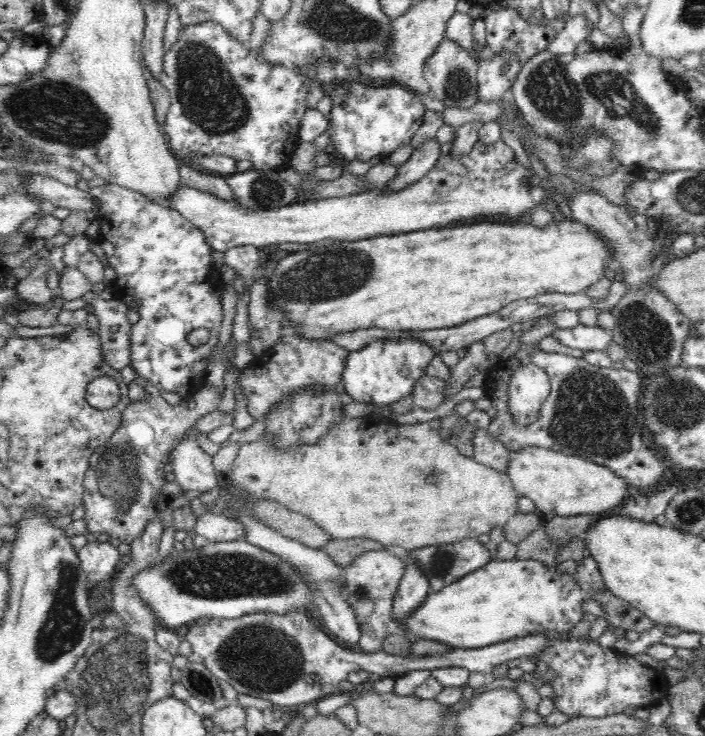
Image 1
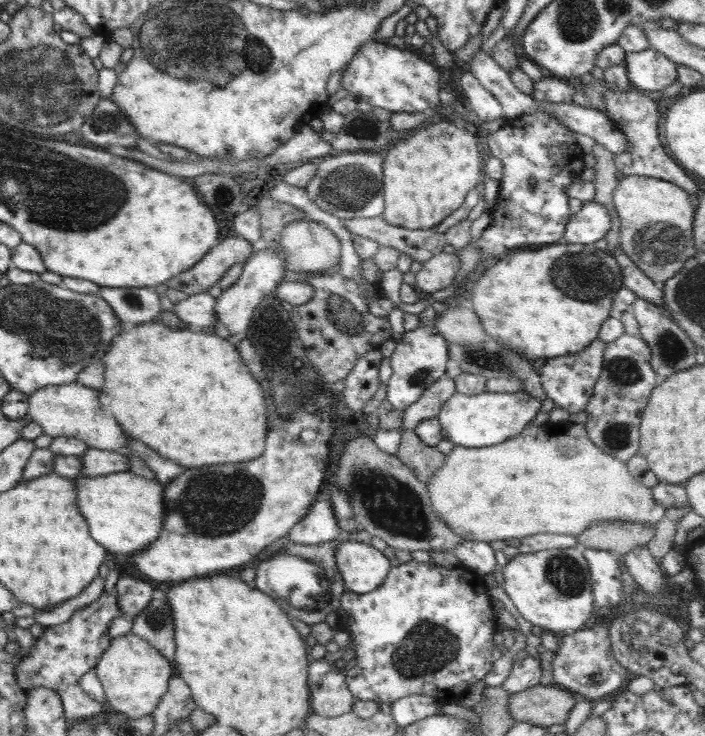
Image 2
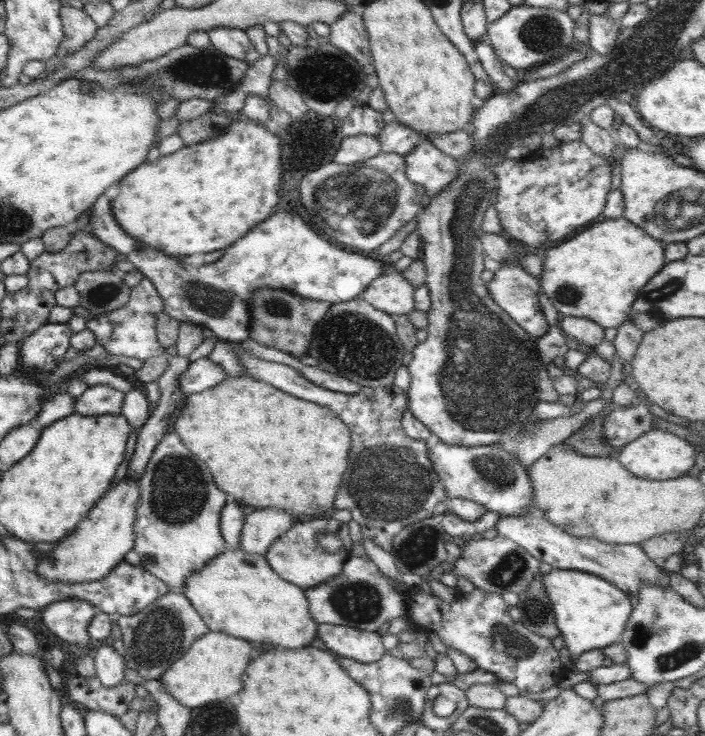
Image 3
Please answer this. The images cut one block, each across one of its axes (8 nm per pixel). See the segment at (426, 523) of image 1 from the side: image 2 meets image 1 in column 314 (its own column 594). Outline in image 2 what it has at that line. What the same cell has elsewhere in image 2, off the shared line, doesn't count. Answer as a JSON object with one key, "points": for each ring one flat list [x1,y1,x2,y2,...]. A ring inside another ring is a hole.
{"points":[[547,422,543,425,528,424,520,434,494,446,473,449,454,445,450,454,446,455,443,465,433,474,433,477,427,483,427,489,433,509,438,513,440,520,454,532,454,535,462,537,463,540,477,540,488,543,492,542,492,540,504,540,510,543,516,542,522,537,533,536,540,534,540,532,544,532,545,534,566,534,577,538,586,528,592,527,594,523,602,520,624,521,655,526,664,518,666,510,666,508,654,500,651,488,640,484,640,481,637,481,630,474,626,463,623,463,619,458,612,457,611,454,606,454,606,452,590,440,587,430,582,423,561,425]]}

